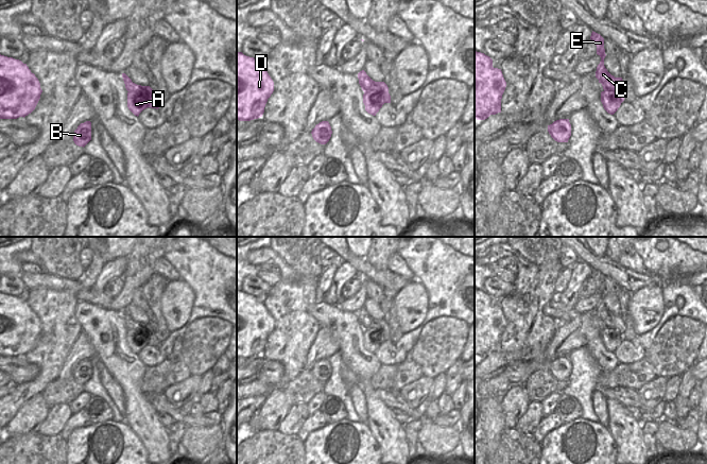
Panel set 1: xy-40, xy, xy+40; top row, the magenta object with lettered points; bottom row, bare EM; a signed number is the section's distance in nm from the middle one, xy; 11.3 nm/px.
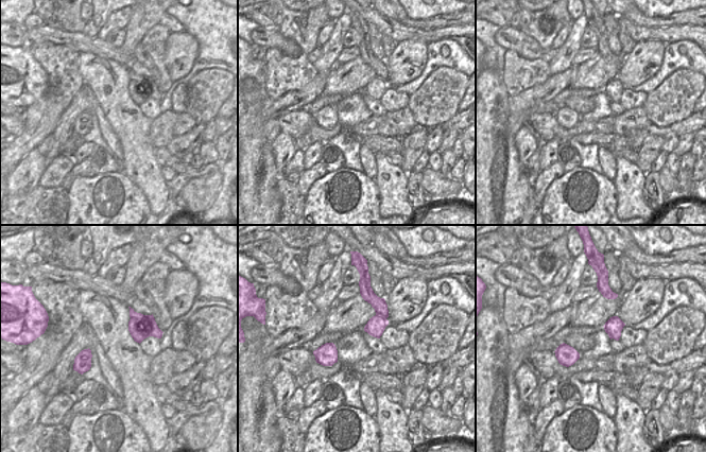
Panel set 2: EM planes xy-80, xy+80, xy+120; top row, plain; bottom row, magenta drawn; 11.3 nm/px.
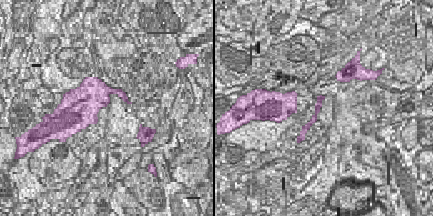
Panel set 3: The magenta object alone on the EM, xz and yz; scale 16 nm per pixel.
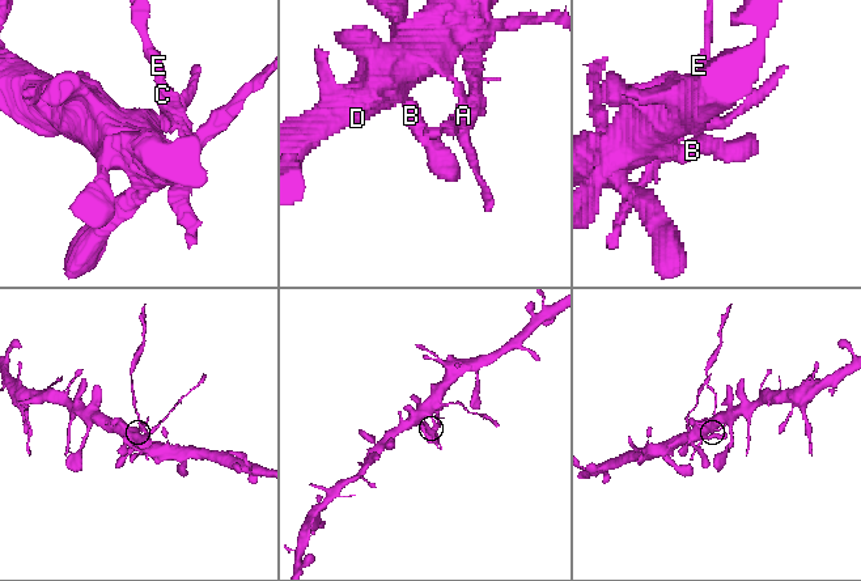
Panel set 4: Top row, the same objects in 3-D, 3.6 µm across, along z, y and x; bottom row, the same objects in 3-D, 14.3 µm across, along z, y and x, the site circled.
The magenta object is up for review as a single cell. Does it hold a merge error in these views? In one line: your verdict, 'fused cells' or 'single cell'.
fused cells

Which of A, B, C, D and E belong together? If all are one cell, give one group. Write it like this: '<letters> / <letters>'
A B D / C E

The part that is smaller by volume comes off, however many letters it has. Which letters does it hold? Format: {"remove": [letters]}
{"remove": ["C", "E"]}

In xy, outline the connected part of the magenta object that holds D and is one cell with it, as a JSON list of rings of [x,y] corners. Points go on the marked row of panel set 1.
[[[237,52],[237,120],[251,121],[262,117],[274,82],[254,57]]]

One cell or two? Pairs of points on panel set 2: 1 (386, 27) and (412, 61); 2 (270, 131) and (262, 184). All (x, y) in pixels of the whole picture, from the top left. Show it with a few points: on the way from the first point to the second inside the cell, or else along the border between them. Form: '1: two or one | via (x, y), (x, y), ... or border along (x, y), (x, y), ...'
1: two | border along (423, 40), (403, 39), (397, 44)
2: two | border along (263, 124), (263, 135), (271, 141)

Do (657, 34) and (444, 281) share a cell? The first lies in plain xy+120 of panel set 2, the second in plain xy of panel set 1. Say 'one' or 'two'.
two

